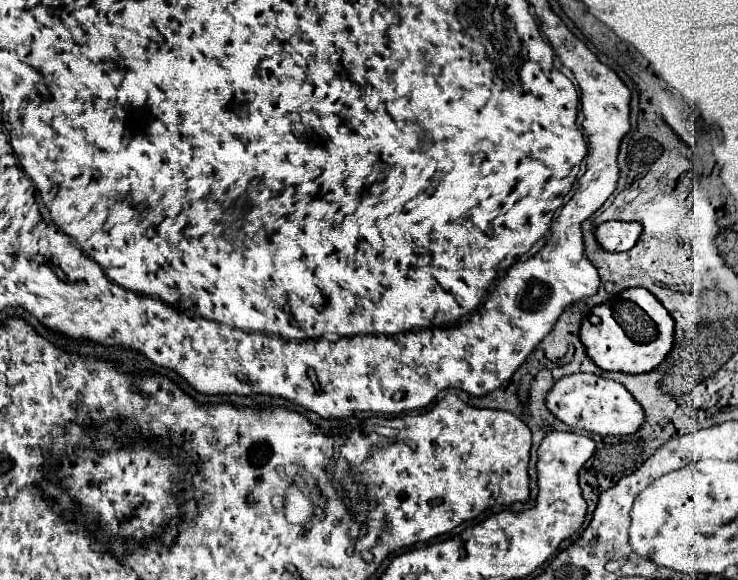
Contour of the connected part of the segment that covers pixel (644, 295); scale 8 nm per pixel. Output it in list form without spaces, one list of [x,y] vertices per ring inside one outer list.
[[[629,288],[593,308],[593,314],[601,318],[599,324],[591,324],[587,318],[581,324],[579,338],[587,356],[609,372],[641,374],[657,368],[673,346],[673,318],[661,302],[653,298],[645,288]]]

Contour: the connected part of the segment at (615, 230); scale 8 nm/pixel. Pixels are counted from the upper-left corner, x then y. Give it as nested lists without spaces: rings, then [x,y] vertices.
[[[603,222],[595,230],[595,238],[607,252],[625,252],[637,244],[643,228],[639,222]]]

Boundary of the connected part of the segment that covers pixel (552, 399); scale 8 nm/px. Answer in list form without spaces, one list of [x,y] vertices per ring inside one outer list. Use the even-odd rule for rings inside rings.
[[[571,374],[563,376],[553,384],[545,396],[545,406],[549,412],[565,422],[567,426],[589,430],[601,436],[627,436],[639,430],[643,424],[643,408],[619,382],[607,380],[597,374]]]

